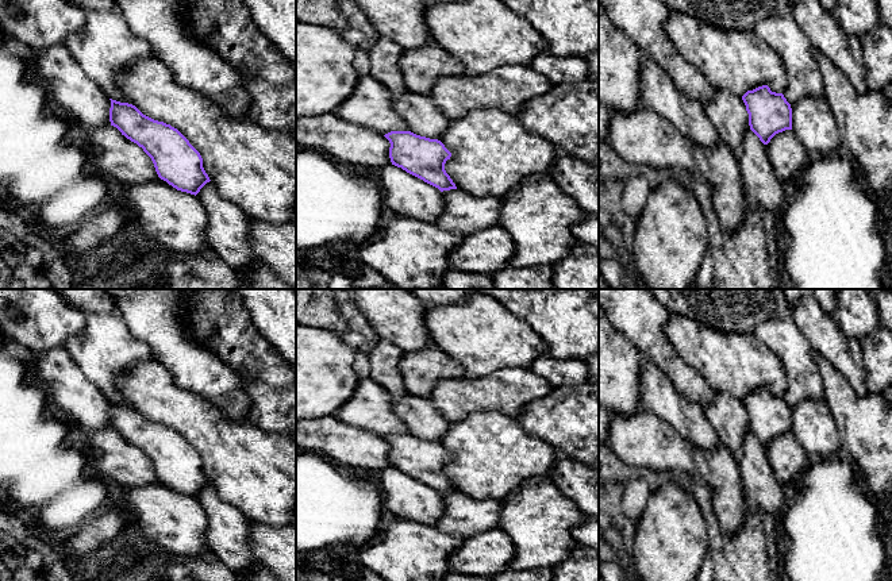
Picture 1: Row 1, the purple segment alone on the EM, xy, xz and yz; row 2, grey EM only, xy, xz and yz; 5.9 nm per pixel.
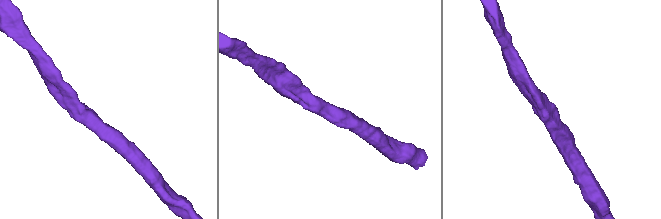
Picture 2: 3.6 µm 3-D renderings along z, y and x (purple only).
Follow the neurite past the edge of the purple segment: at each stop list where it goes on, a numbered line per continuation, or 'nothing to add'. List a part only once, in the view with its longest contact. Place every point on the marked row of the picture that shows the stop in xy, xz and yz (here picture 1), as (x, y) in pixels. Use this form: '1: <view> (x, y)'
1: xy (253, 168)

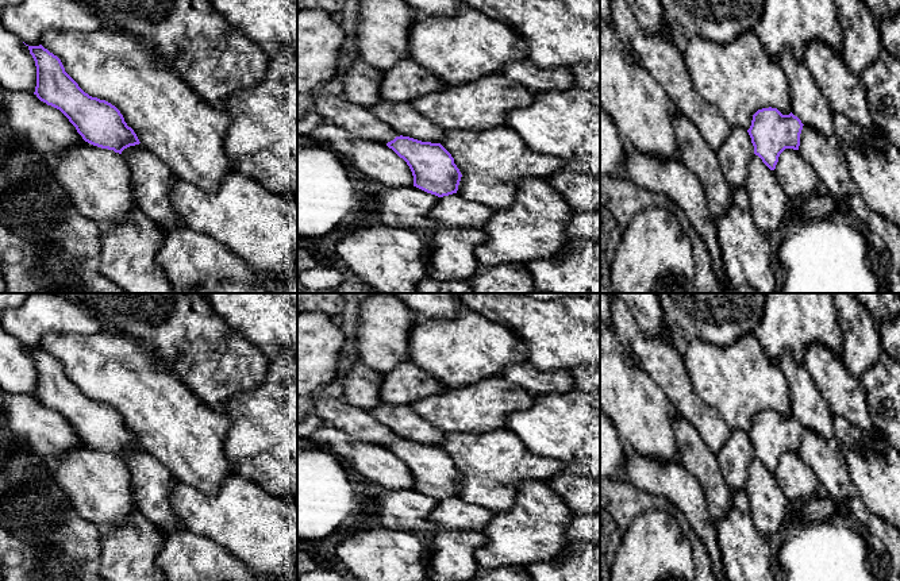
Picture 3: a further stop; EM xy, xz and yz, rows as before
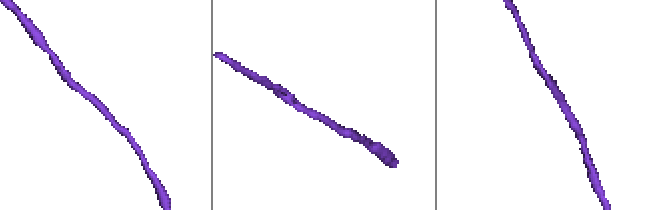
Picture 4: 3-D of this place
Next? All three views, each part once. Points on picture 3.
1: xy (172, 120)

